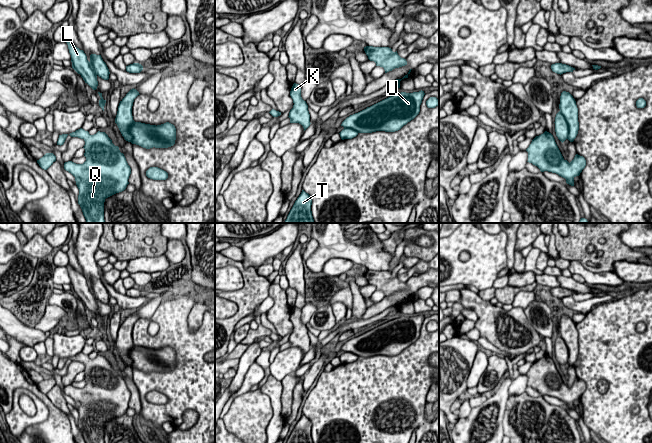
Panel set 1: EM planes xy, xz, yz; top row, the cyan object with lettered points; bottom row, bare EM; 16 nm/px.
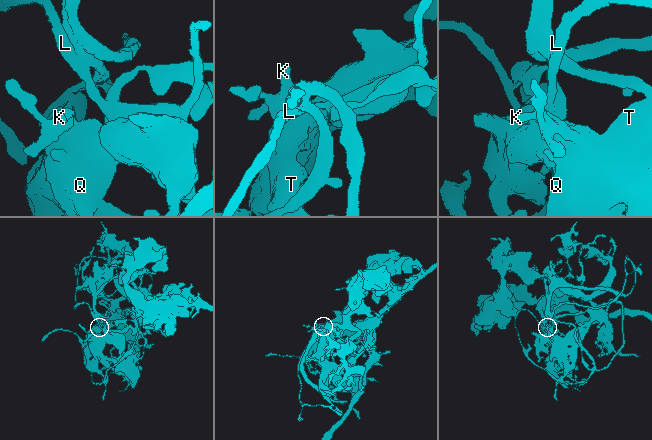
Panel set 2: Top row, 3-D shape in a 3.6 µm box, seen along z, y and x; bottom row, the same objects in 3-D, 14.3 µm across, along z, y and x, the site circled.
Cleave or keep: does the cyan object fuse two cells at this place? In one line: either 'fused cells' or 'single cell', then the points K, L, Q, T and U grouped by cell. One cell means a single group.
fused cells; groups K Q T / L U

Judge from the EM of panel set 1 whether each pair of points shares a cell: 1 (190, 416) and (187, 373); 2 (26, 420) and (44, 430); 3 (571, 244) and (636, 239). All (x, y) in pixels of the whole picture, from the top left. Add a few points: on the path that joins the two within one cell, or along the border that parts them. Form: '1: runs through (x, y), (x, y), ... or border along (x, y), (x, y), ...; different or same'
1: border along (198, 413), (197, 420), (189, 428), (177, 427); different
2: border along (45, 403), (48, 416), (22, 432); different
3: border along (620, 233), (620, 239), (633, 249); different

